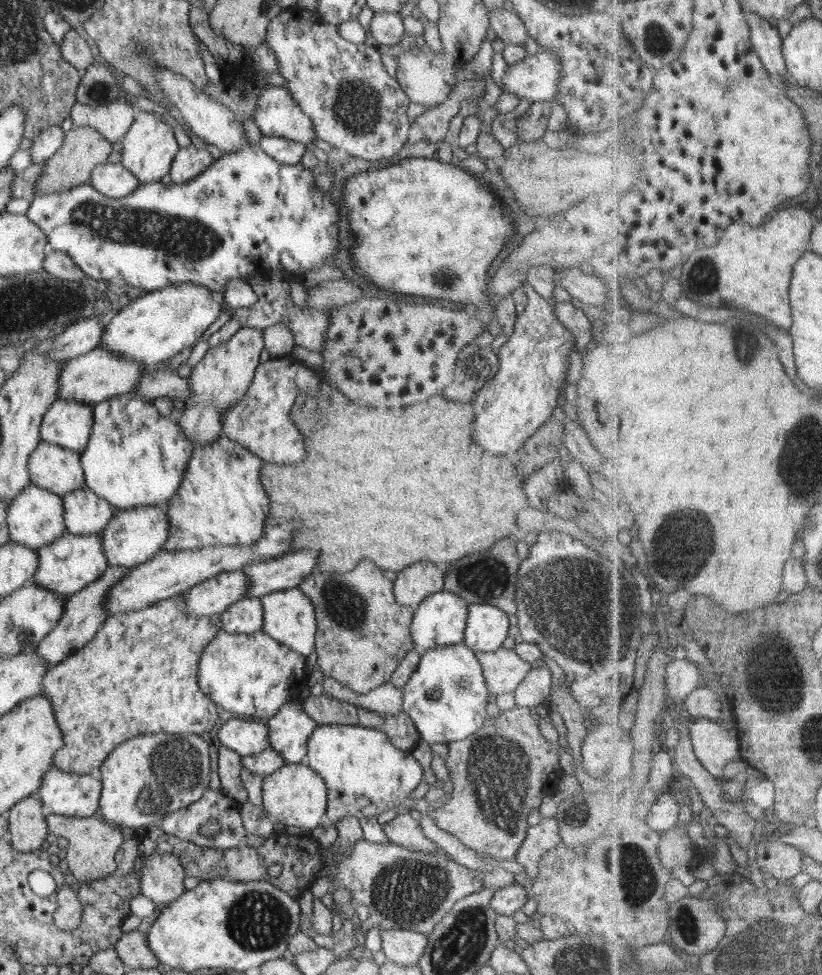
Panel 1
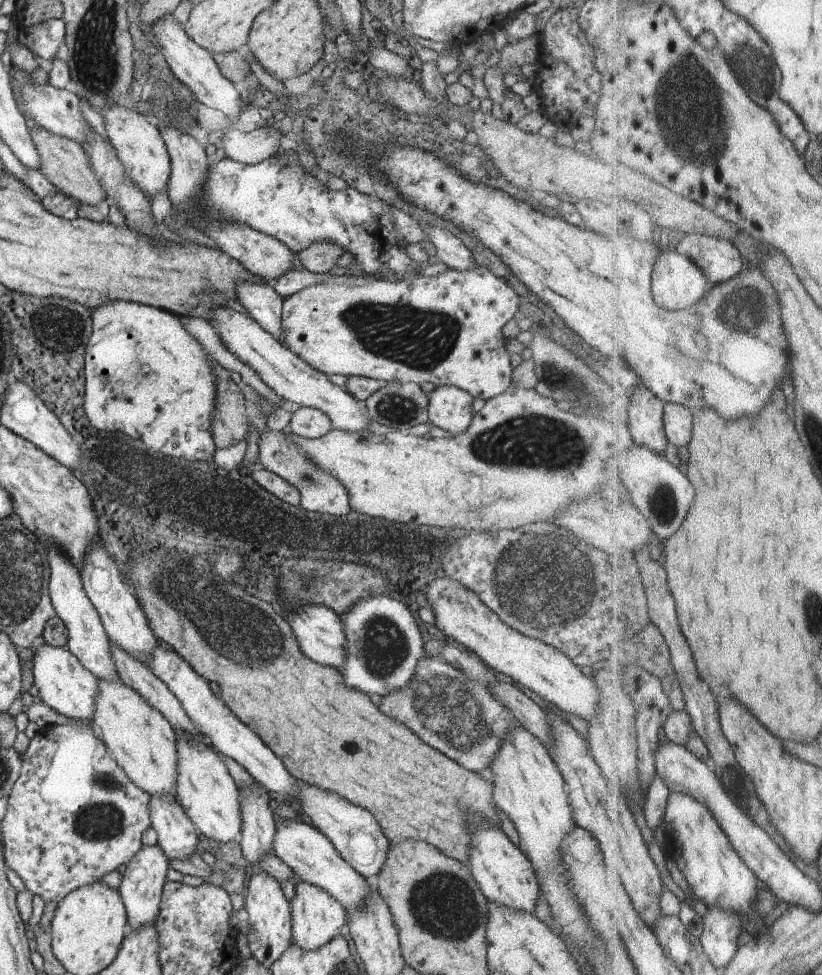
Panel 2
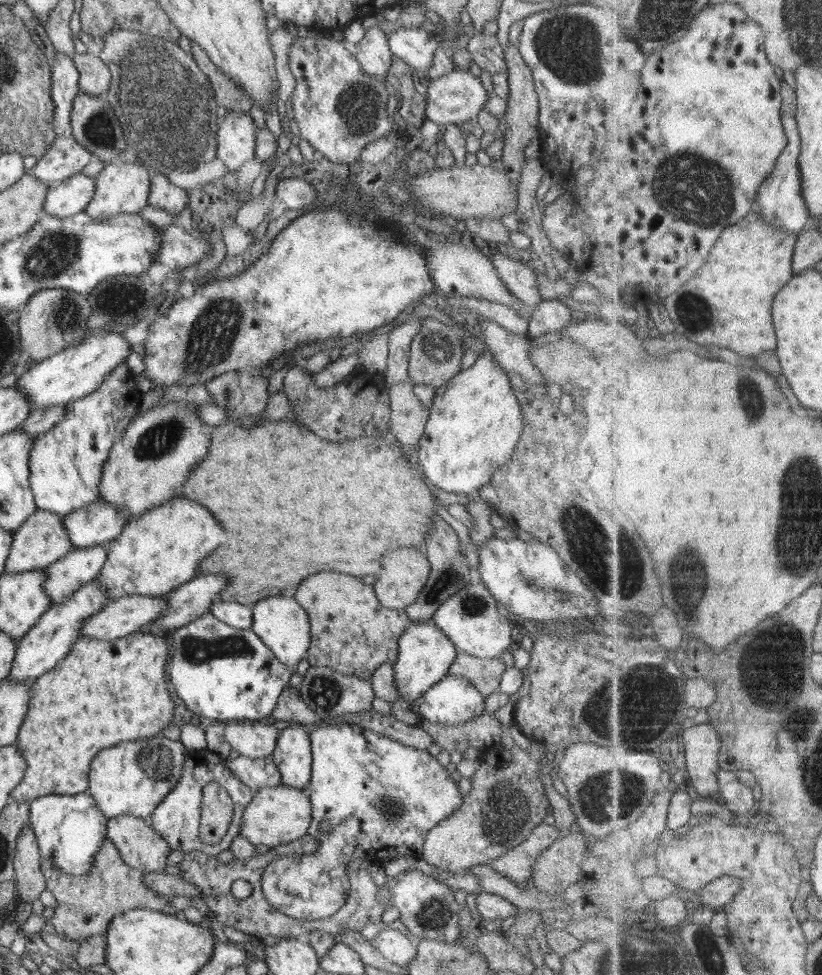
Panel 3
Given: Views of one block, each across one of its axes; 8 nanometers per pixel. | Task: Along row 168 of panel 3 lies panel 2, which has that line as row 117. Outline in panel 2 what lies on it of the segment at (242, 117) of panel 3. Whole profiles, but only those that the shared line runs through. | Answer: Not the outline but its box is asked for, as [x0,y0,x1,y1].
[152,15,244,121]

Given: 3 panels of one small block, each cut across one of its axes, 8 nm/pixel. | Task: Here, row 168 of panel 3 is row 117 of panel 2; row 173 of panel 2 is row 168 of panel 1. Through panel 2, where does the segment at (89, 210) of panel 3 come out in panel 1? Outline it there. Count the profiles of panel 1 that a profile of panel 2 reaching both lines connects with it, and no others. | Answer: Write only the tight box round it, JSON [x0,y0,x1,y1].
[119,110,180,185]

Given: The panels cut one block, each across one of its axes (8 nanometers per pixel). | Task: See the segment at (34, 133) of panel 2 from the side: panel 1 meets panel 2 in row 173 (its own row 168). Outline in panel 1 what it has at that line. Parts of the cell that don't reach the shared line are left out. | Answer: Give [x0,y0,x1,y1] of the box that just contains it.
[34,127,112,195]

